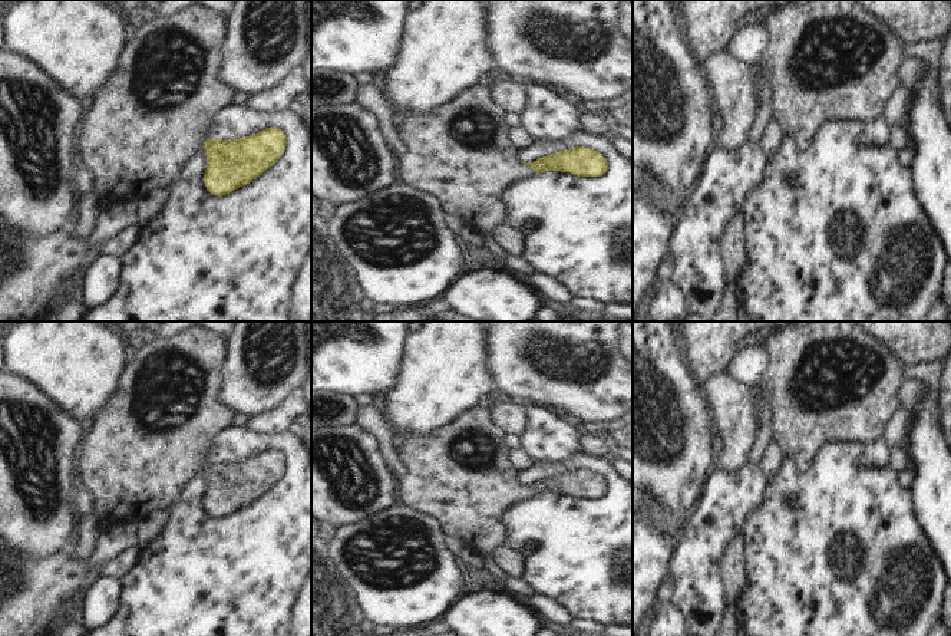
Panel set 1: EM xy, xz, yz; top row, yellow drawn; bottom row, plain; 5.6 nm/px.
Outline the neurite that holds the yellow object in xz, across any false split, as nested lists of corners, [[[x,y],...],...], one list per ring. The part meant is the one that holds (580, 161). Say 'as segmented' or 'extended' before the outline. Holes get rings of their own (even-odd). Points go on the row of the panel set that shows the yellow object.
extended; [[[481,82],[429,115],[406,115],[400,136],[407,152],[399,156],[400,178],[440,197],[449,214],[469,221],[476,231],[492,231],[509,221],[505,192],[514,182],[544,171],[601,177],[608,169],[607,159],[598,151],[584,146],[522,162],[521,149],[509,139],[506,113],[508,111],[496,102],[491,83]]]

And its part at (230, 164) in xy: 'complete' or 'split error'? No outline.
split error

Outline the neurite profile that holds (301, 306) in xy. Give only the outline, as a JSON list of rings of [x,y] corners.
[[[311,256],[295,284],[293,312],[295,322],[311,322]]]

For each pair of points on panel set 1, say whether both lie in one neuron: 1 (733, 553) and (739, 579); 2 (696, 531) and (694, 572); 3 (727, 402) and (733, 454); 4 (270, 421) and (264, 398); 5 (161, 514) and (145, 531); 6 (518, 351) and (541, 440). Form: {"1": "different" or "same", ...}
{"1": "same", "2": "same", "3": "same", "4": "different", "5": "same", "6": "different"}

